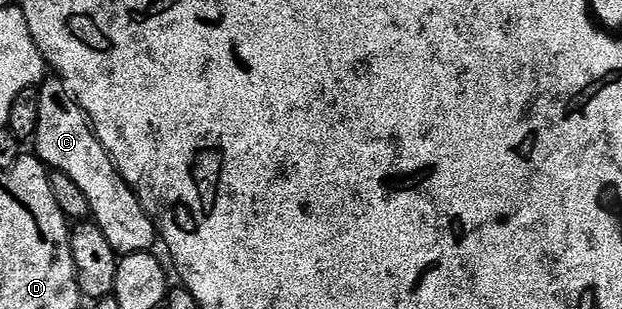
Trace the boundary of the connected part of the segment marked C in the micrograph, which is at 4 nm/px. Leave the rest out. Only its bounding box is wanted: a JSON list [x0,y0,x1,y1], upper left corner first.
[34,77,158,257]

